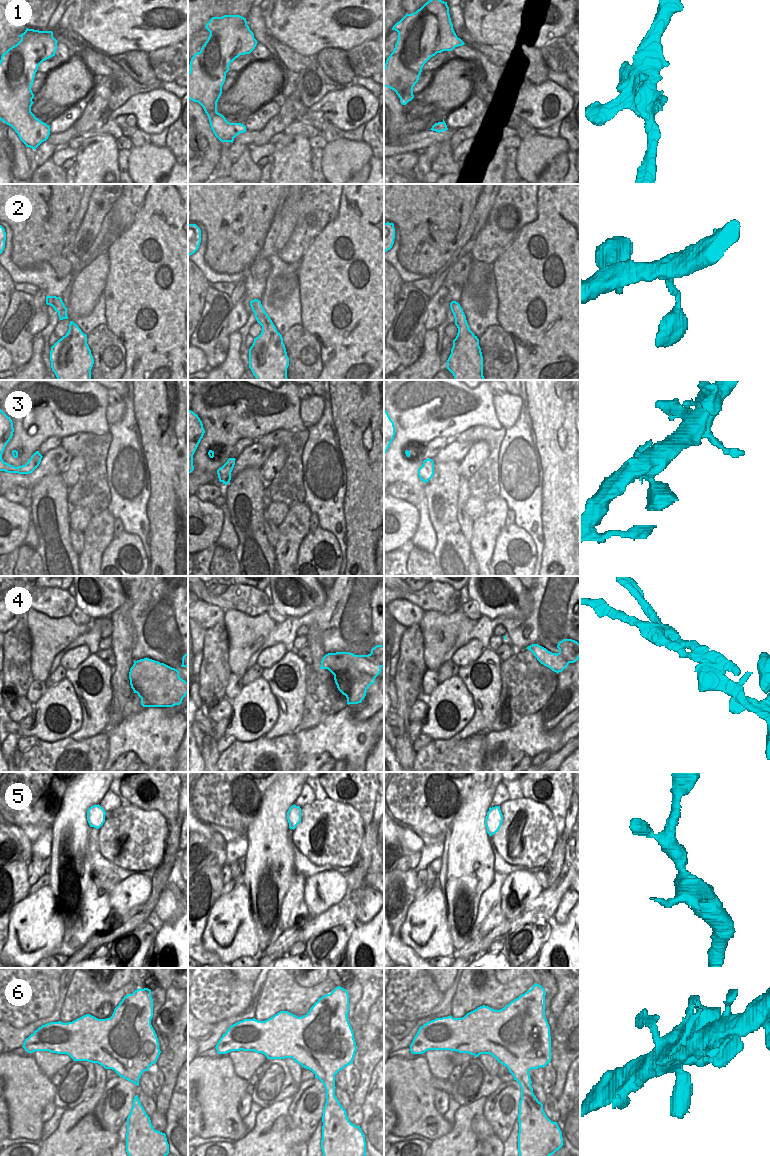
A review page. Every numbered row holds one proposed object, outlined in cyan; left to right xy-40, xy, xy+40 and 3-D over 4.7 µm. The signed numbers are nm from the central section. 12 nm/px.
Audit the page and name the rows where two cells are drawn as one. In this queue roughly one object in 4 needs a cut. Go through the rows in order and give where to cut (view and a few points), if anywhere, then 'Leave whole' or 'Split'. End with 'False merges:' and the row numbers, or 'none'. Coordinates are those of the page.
1: No split. Leave whole
2: No split. Leave whole
3: No split. Leave whole
4: Split along xy (334, 653), (351, 660), (363, 655), (383, 664). Split
5: No split. Leave whole
6: No split. Leave whole
False merges: 4.

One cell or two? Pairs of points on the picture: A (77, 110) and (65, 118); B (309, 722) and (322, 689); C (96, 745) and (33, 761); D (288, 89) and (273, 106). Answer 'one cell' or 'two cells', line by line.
A: one cell
B: one cell
C: one cell
D: two cells

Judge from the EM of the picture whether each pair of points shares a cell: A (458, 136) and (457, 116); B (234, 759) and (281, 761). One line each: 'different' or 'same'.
A: different
B: same

